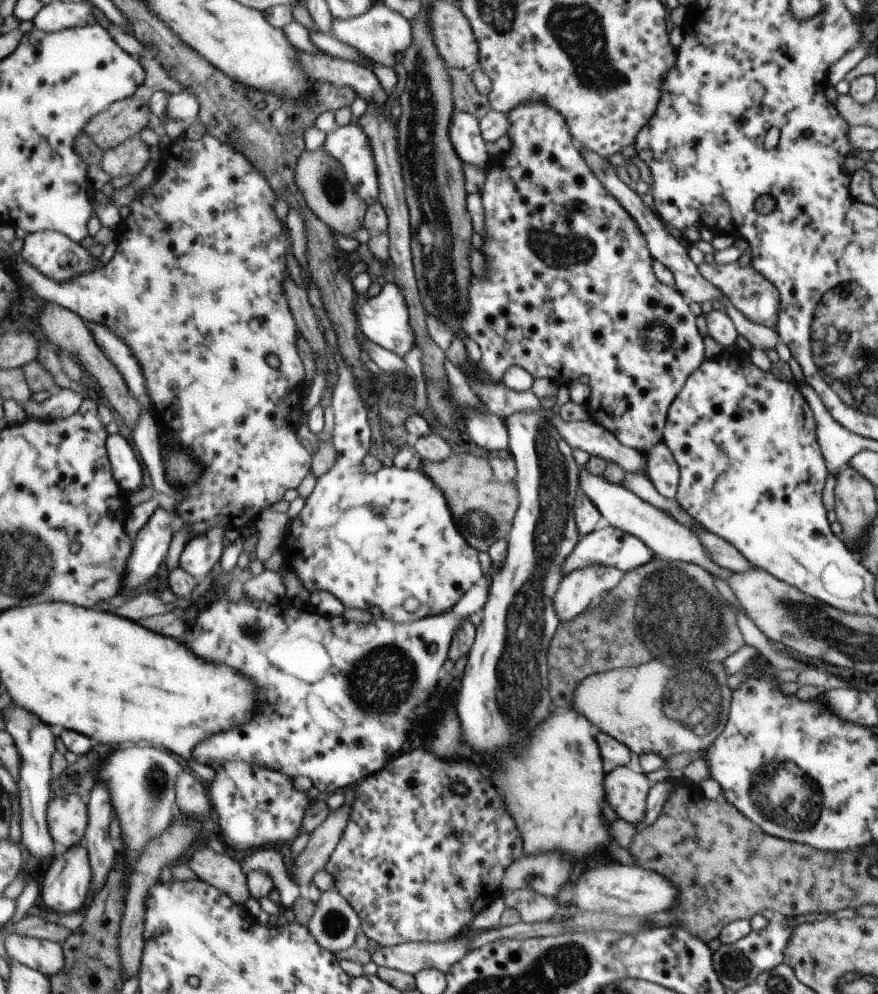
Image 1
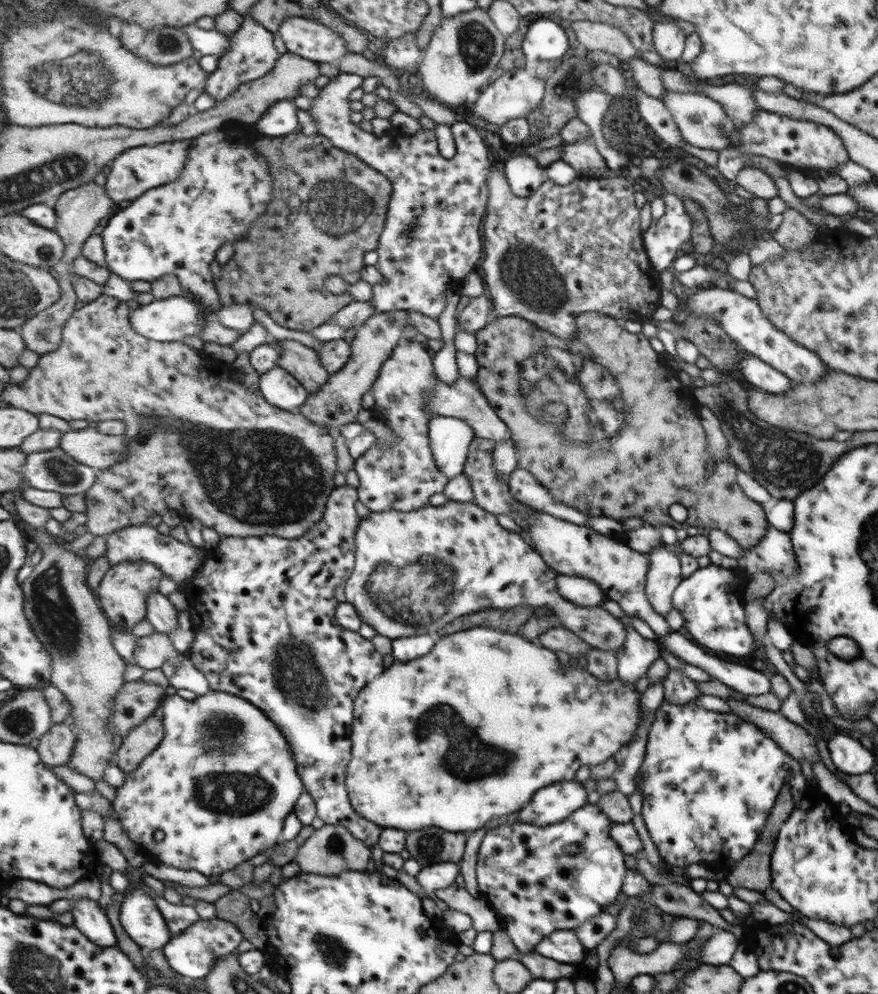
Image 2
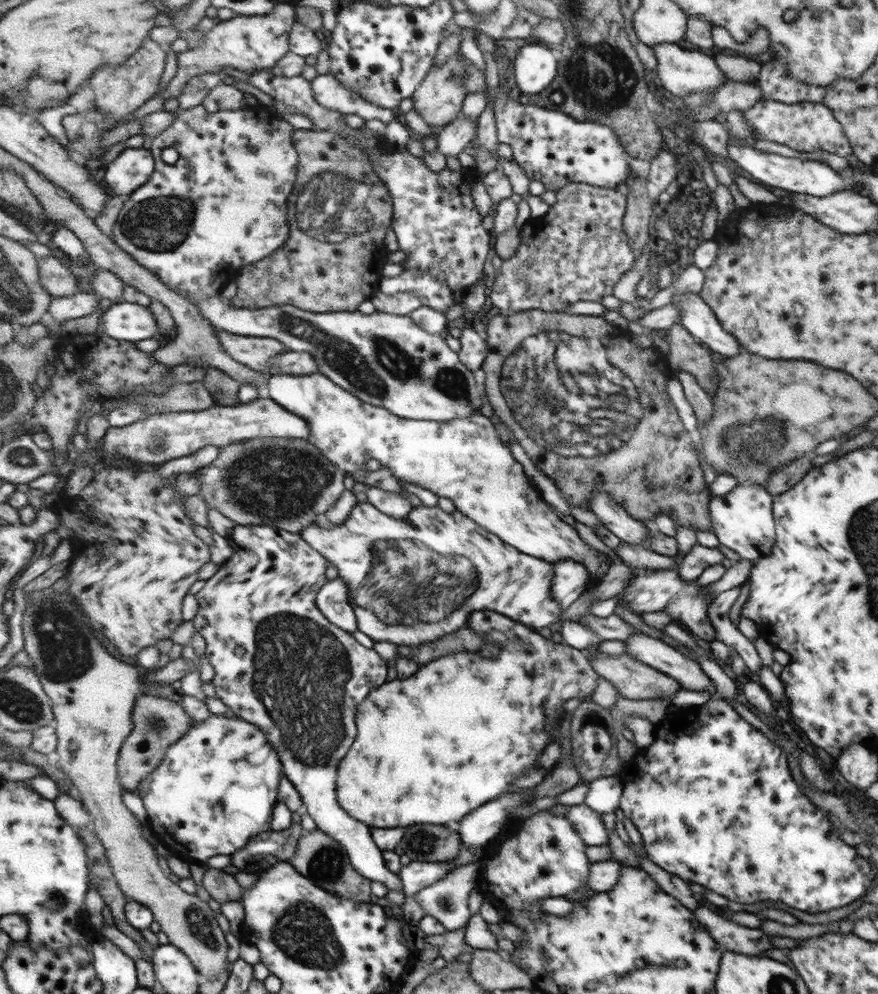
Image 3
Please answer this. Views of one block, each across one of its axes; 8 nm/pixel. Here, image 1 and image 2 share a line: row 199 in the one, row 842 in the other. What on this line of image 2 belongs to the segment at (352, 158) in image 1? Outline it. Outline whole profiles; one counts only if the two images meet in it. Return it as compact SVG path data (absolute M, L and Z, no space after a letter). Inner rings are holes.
M338 487L327 512L307 535L286 539L269 535L247 538L222 537L216 561L204 566L190 580L191 610L196 623L196 640L188 654L208 676L213 690L232 692L259 705L287 736L292 753L300 764L307 791L315 796L319 816L328 824L344 825L372 849L382 828L375 821L358 816L352 804L347 775L354 753L355 700L358 693L382 668L382 654L358 631L340 624L336 586L346 587L356 568L356 488Z

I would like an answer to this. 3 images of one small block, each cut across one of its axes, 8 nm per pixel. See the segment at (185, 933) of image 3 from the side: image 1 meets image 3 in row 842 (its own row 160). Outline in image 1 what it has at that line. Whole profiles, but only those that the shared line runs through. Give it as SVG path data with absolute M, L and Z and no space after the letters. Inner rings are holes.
M136 135L120 146L107 151L102 166L113 177L137 177L153 160L150 147L142 140L142 136Z

